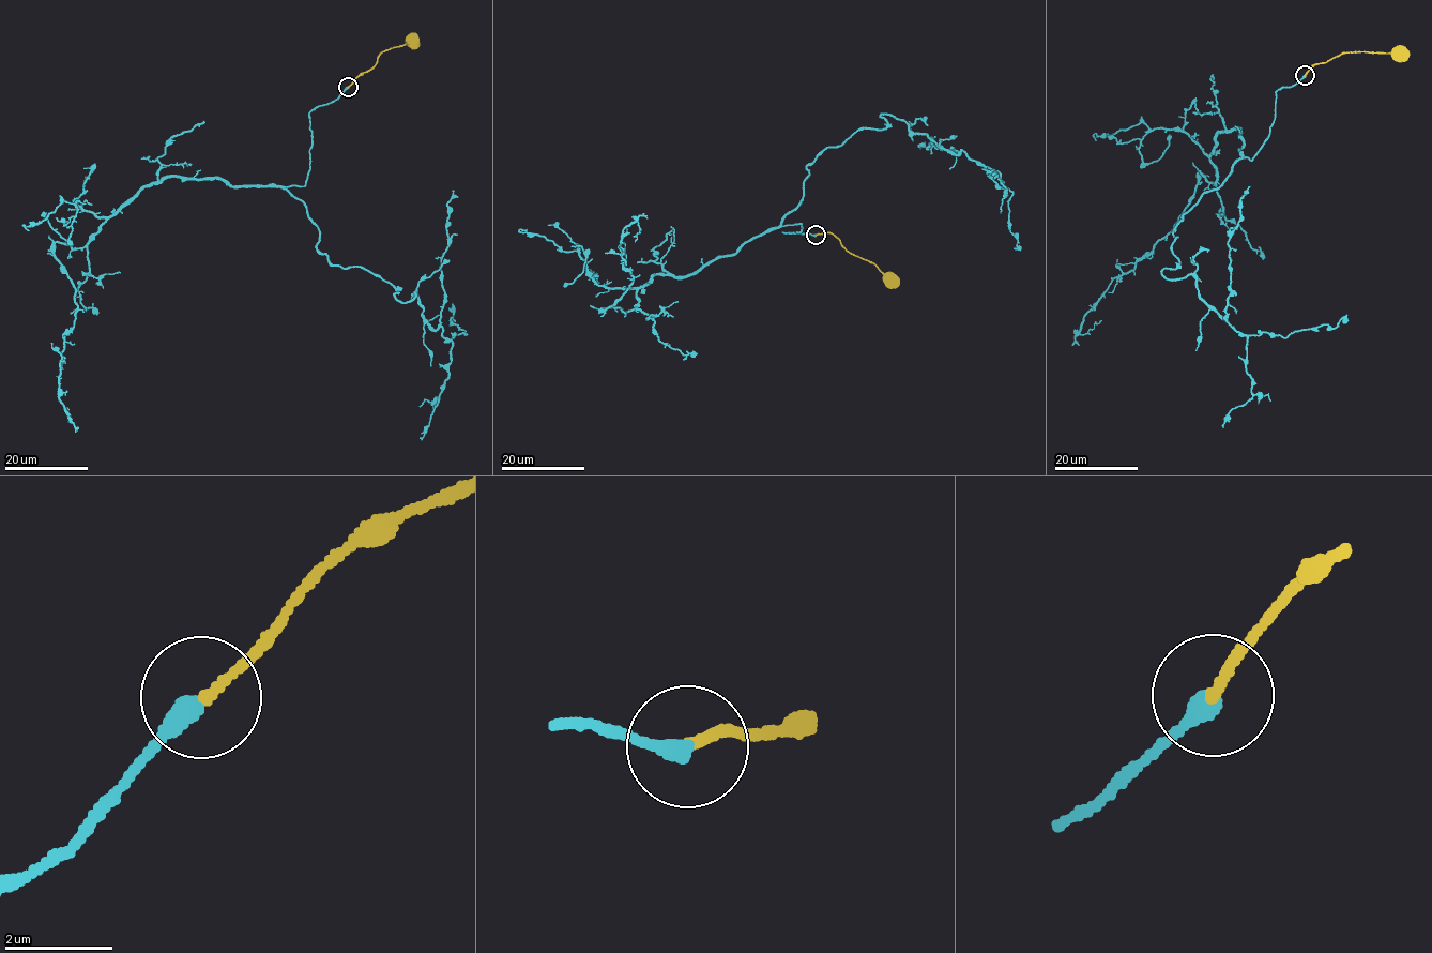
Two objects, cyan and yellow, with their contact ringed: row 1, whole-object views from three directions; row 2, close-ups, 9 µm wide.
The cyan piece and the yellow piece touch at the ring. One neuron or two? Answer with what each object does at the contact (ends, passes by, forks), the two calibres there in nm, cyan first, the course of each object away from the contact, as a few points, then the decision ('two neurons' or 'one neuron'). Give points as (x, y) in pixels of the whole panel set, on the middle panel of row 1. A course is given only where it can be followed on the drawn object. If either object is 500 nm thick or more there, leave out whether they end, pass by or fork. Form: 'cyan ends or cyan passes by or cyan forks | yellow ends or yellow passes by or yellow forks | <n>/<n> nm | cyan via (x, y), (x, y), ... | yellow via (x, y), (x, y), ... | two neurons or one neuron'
cyan ends | yellow ends | 360/170 nm | cyan via (816, 235), (771, 228), (650, 276), (634, 309), (602, 309), (634, 278), (619, 247), (637, 221), (635, 242) | yellow via (816, 235), (833, 233), (849, 252), (872, 262), (889, 277) | one neuron

